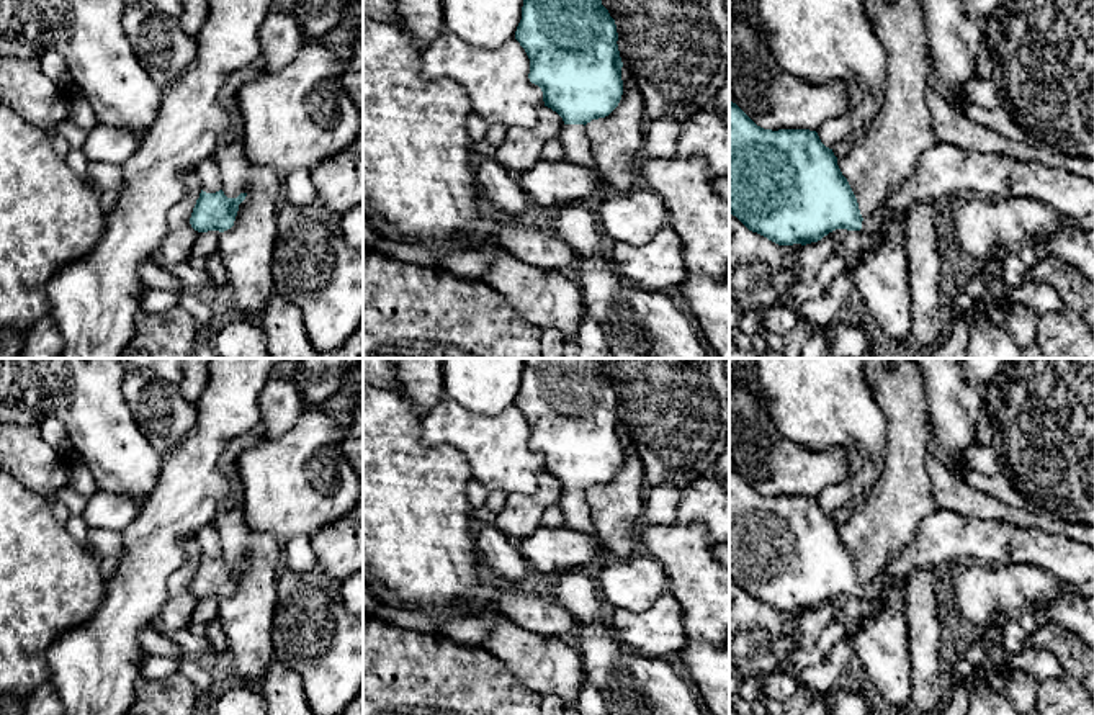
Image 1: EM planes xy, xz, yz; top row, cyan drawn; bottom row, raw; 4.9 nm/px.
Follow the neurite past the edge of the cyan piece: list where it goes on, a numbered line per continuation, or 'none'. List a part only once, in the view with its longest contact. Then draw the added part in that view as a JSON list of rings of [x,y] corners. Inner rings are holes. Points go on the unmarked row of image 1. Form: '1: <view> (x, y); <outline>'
1: xz (574, 506); [[[564,491],[558,506],[563,510],[566,528],[585,533],[599,542],[590,515],[590,506],[584,491]]]

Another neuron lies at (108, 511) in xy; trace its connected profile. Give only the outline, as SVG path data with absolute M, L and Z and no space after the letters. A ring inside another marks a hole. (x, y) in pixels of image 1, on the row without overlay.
M96 491L77 514L88 527L121 533L134 520L137 506L129 494Z

